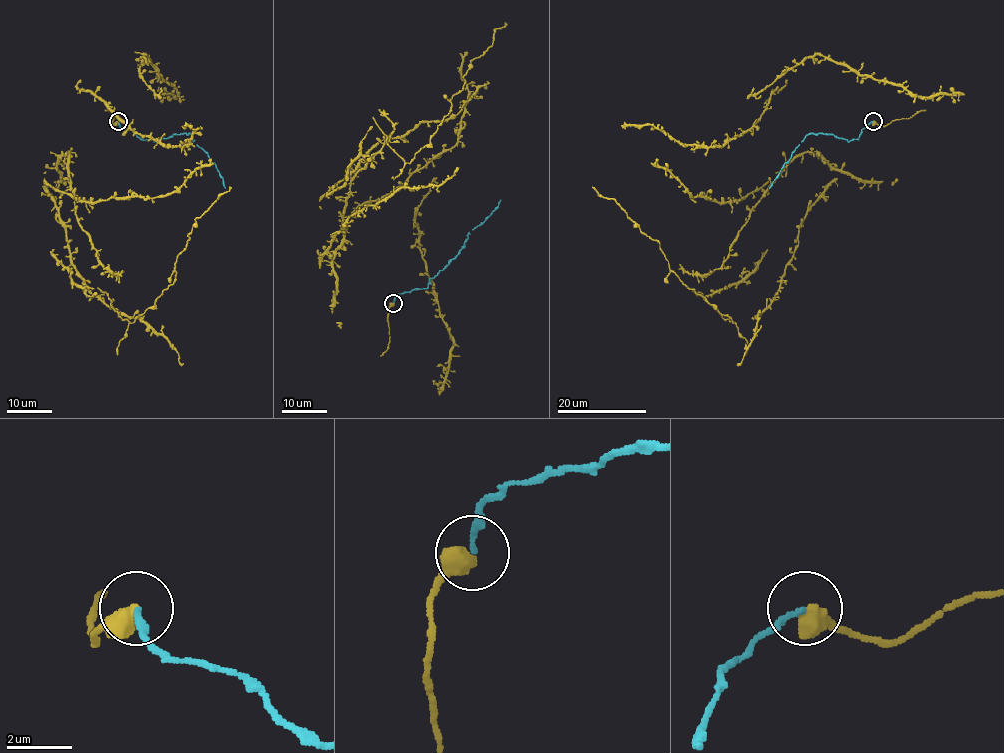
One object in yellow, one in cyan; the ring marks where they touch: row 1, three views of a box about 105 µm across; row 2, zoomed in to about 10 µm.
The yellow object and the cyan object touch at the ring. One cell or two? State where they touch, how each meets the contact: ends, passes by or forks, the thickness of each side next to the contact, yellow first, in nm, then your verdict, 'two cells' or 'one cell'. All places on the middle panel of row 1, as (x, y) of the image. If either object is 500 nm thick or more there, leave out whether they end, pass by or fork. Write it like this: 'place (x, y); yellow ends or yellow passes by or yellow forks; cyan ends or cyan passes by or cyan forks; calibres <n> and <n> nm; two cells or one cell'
place (393, 303); calibres 550 and 160 nm; one cell

